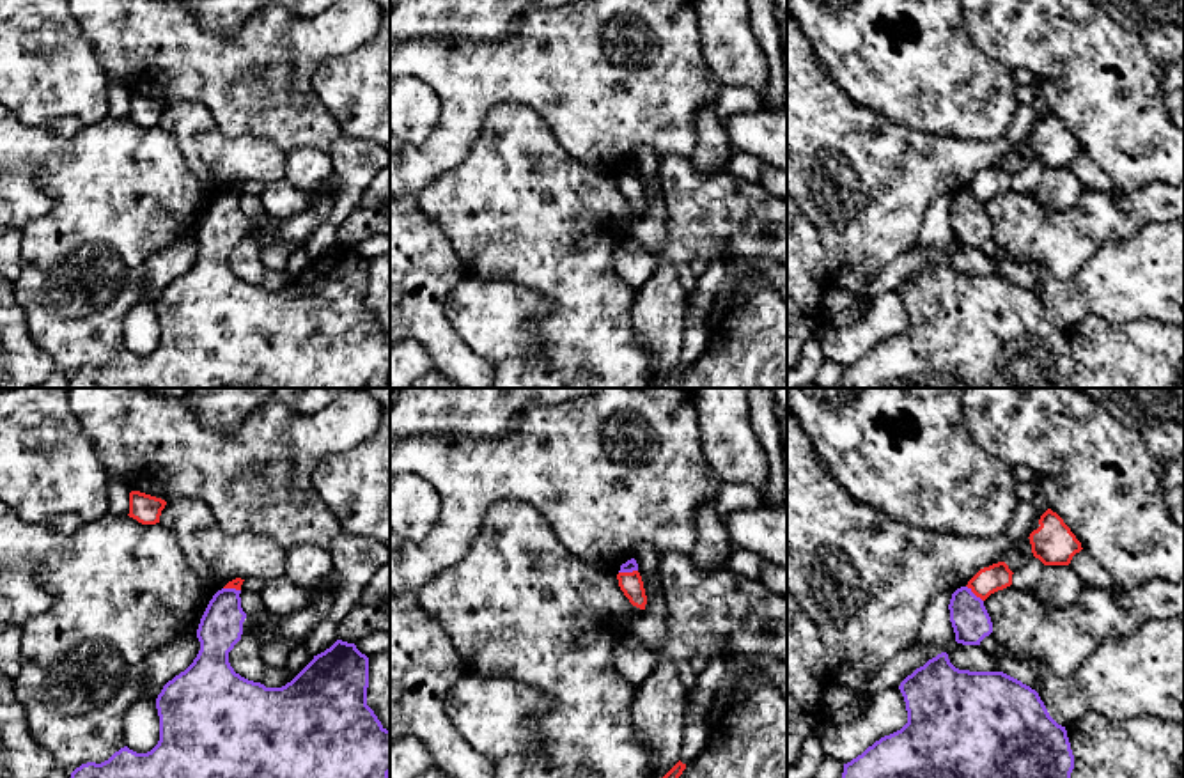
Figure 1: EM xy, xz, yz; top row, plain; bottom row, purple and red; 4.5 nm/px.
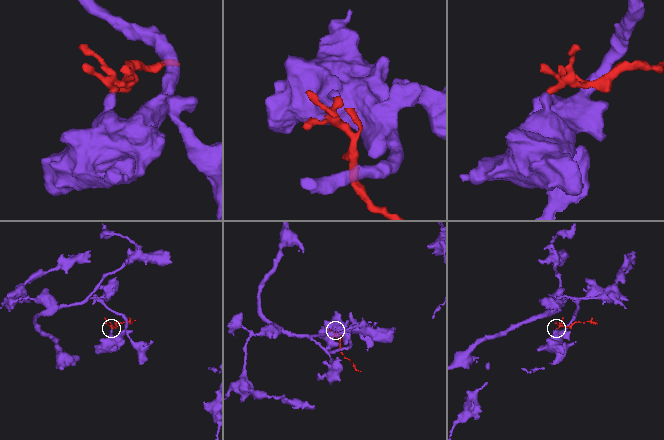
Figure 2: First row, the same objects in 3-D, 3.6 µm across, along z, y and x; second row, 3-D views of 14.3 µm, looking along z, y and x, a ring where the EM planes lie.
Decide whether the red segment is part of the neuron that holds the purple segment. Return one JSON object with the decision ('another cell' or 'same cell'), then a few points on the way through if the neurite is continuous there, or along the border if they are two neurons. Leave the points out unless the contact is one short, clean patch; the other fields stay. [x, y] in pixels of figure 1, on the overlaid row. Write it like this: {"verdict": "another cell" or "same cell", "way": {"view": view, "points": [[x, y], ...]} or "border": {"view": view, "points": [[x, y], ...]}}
{"verdict": "another cell", "border": {"view": "xz", "points": [[637, 569], [619, 573]]}}

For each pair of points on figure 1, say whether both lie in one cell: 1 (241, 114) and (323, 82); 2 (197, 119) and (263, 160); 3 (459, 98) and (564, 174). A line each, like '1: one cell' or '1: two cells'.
1: two cells
2: one cell
3: two cells

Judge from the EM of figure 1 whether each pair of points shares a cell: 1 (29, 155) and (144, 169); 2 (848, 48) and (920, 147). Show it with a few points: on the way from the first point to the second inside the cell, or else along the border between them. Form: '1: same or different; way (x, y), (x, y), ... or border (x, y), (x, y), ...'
1: different; border (80, 130), (38, 174), (38, 185), (48, 197)
2: different; border (869, 108), (903, 126), (947, 135)

